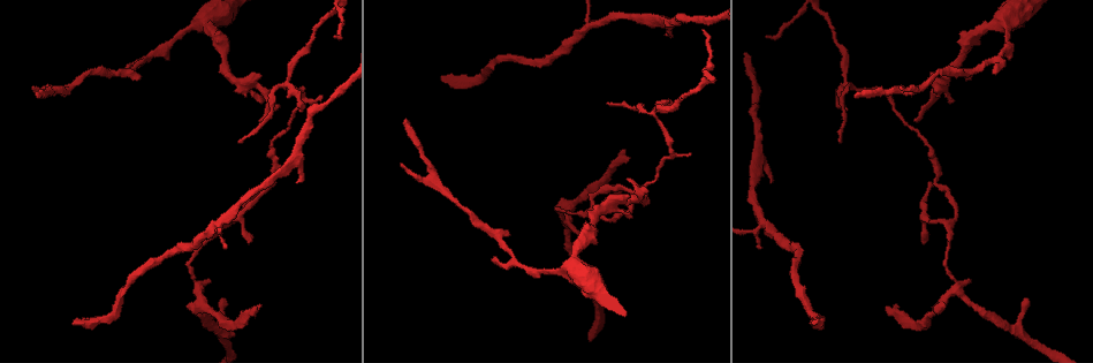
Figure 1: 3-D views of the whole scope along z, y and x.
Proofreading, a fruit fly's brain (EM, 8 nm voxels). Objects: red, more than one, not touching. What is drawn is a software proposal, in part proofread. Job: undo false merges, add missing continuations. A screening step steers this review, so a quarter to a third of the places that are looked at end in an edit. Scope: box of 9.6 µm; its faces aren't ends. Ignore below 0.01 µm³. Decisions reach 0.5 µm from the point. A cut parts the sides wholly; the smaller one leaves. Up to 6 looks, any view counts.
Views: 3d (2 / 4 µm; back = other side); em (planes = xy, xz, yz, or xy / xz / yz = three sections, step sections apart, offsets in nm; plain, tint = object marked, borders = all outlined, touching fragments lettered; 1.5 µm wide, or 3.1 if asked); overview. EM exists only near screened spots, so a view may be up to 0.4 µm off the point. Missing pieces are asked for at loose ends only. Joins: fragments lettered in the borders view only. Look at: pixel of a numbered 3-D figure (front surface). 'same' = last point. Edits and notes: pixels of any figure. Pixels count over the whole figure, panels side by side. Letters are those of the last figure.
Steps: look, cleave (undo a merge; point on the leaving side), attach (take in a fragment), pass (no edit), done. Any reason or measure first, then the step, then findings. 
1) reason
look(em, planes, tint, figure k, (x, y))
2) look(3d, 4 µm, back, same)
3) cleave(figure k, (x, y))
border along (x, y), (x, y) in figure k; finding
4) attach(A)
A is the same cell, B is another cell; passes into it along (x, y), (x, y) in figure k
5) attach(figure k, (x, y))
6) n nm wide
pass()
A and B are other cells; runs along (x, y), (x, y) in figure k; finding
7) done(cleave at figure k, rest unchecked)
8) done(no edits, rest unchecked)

tapers out
look(3d, 4 µm, figure 1, (902, 89))

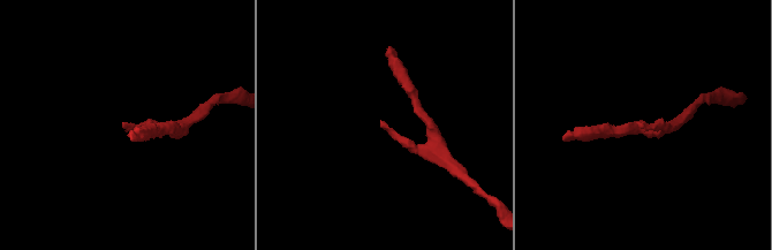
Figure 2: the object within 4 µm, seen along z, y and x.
need the tissue
look(em, yz, step 8, borders, figure 2, (381, 124))

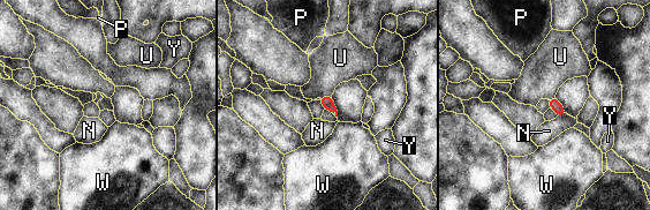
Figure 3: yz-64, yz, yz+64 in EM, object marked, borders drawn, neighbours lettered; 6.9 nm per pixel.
look(em, planes, borders, same)

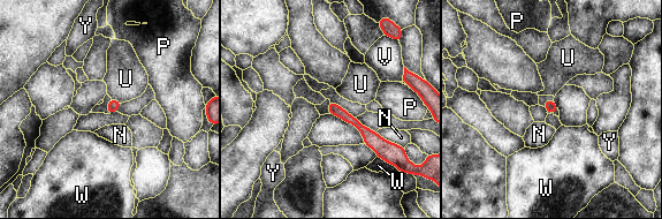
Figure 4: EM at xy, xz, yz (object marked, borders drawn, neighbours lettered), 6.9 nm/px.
pass()
N, P, U, V, W and Y are other cells; border along (112, 98), (121, 103) in figure 4; none of them fits

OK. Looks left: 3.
a narrow waist
look(3d, 4 µm, figure 1, (539, 271))

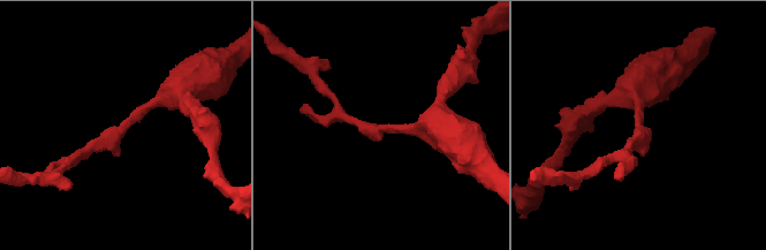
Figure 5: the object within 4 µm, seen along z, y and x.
arms of 160, 280 nm; now the EM
look(em, xy, step 8, plain, figure 5, (383, 128))

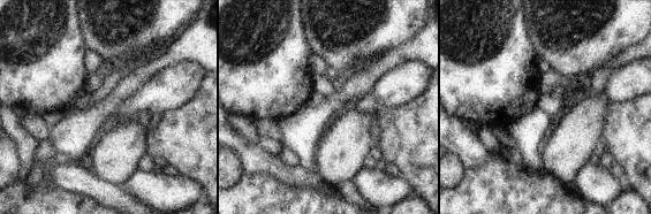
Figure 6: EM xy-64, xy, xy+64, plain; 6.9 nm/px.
look(em, xy, step 8, borders, same)

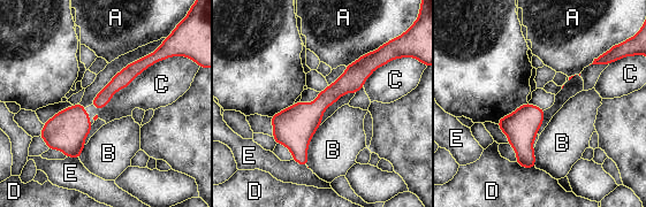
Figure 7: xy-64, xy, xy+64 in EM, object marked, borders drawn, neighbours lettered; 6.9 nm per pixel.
C touches over 600 nm
pass()
A, B, C, D and E are other cells; runs along (374, 60), (298, 127), (297, 159) in figure 7; one neuron here

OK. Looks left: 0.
done(no edits, rest unchecked)

